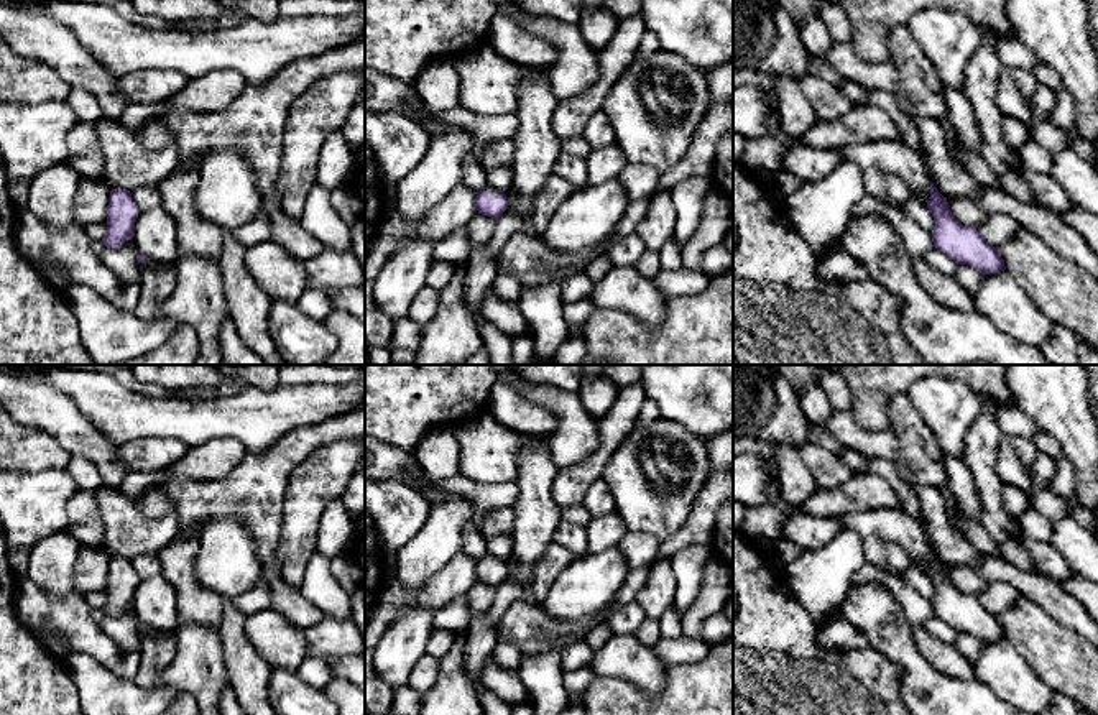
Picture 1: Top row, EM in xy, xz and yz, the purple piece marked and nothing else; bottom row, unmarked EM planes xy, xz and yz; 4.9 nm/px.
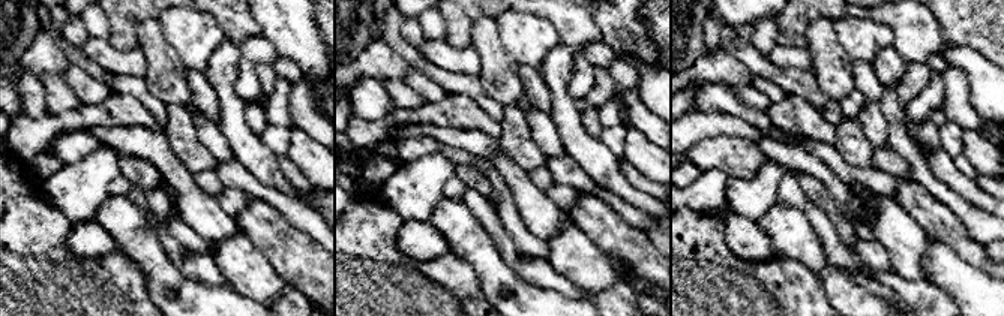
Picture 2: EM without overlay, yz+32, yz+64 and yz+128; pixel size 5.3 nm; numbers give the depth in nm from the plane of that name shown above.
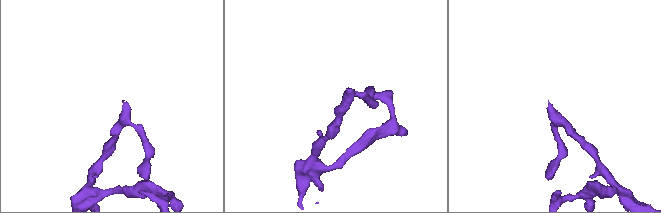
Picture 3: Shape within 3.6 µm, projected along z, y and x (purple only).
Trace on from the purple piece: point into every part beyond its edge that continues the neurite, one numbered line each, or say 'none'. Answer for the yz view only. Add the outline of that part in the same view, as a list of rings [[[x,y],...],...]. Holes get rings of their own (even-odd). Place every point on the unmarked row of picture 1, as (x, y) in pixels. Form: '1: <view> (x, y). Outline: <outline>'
1: yz (893, 525). Outline: [[[878,508],[848,513],[840,526],[851,528],[863,539],[878,537],[899,544],[924,574],[930,569],[930,546],[922,526],[899,508]]]

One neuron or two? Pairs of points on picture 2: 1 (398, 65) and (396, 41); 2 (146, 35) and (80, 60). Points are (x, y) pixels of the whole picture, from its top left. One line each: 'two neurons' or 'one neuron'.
1: two neurons
2: two neurons

